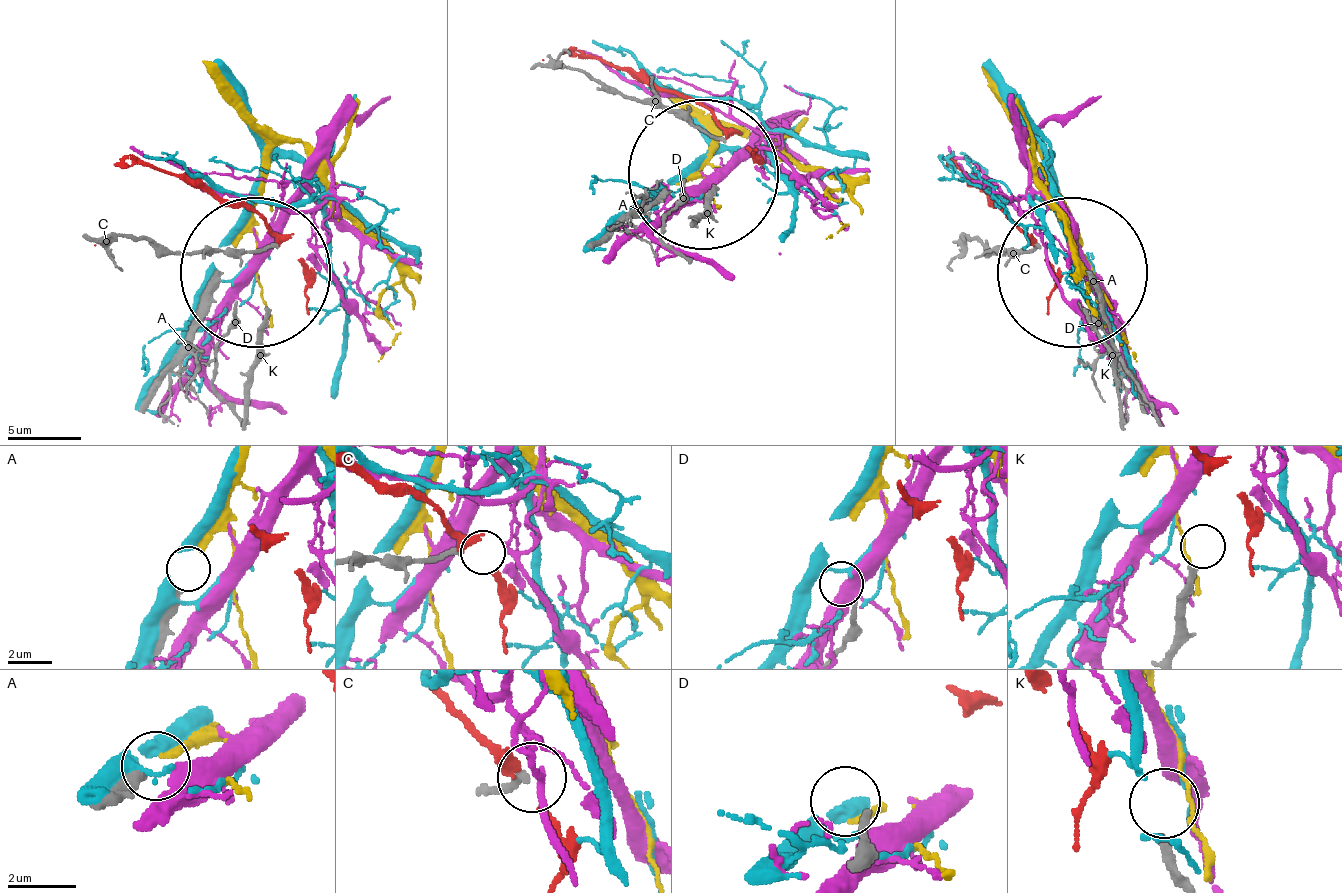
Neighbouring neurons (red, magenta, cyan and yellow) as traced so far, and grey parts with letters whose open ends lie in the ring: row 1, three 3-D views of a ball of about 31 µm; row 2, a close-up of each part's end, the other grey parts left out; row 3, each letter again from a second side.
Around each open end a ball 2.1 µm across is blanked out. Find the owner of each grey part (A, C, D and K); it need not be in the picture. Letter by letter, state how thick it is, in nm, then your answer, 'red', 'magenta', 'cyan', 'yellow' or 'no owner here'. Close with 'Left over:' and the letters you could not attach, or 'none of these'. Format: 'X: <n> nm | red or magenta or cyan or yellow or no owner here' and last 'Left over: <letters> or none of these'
A: 440 nm | yellow
C: 240 nm | magenta
D: 190 nm | no owner here
K: 260 nm | no owner here
Left over: D, K

